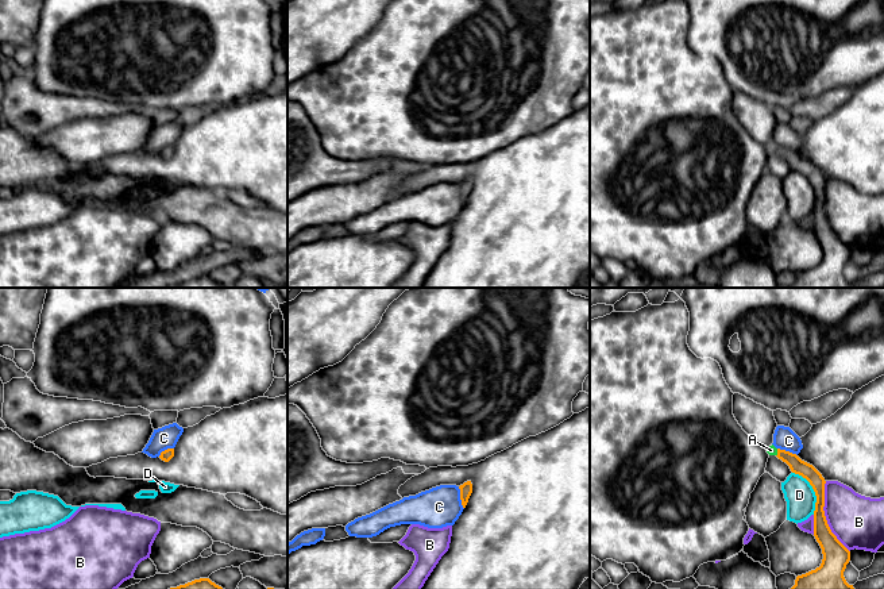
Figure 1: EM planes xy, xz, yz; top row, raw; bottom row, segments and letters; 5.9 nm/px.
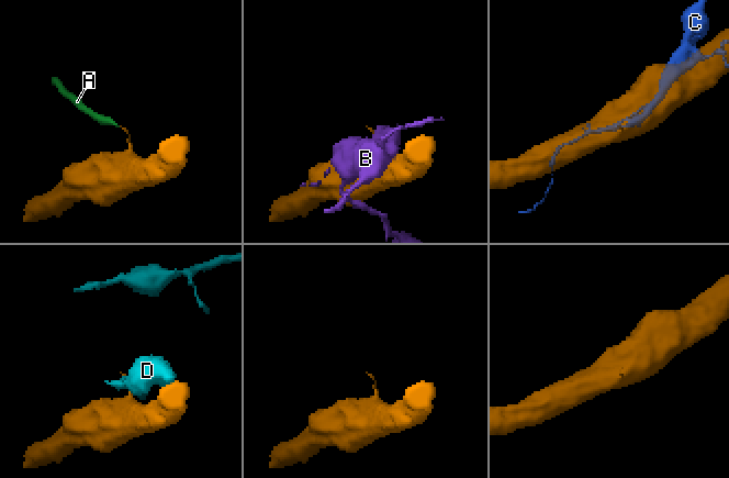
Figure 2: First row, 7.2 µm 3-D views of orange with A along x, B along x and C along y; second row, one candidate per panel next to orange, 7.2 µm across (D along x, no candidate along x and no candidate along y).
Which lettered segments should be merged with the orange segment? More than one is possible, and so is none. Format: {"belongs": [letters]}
{"belongs": []}

